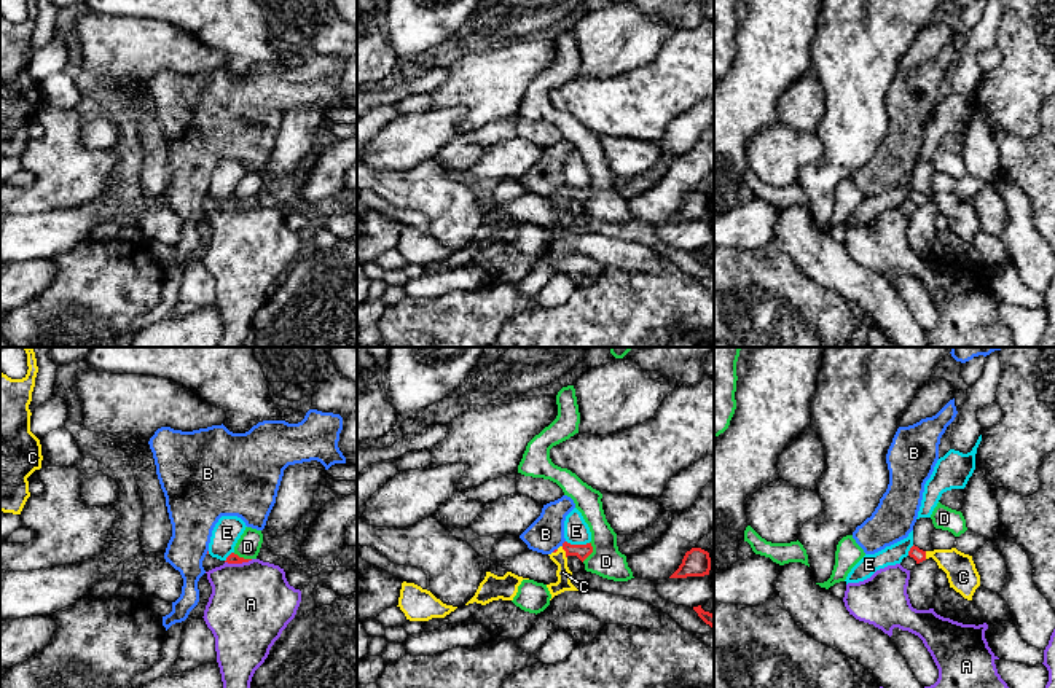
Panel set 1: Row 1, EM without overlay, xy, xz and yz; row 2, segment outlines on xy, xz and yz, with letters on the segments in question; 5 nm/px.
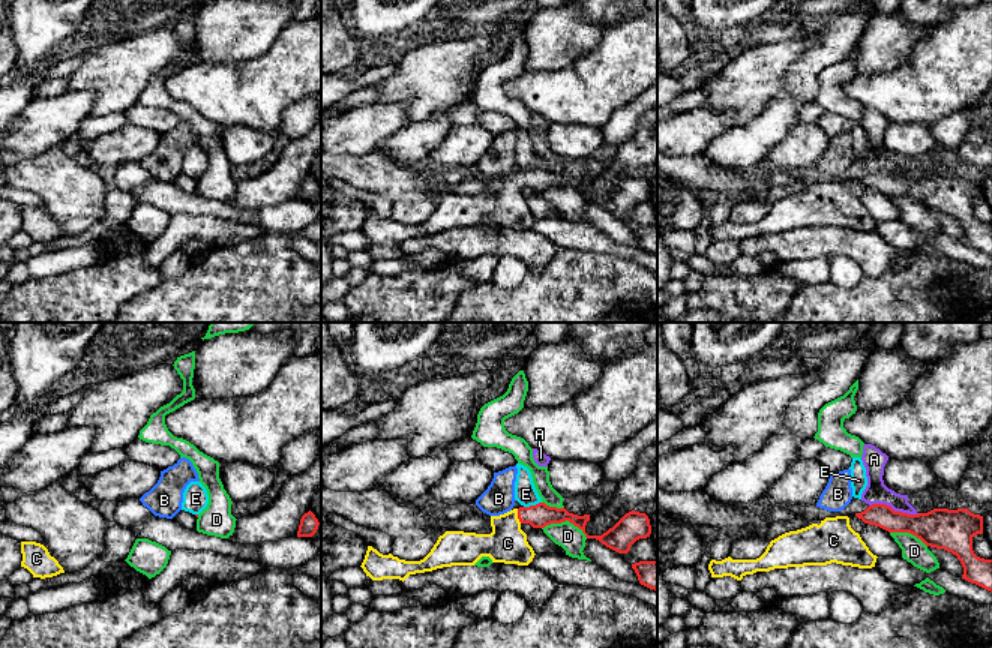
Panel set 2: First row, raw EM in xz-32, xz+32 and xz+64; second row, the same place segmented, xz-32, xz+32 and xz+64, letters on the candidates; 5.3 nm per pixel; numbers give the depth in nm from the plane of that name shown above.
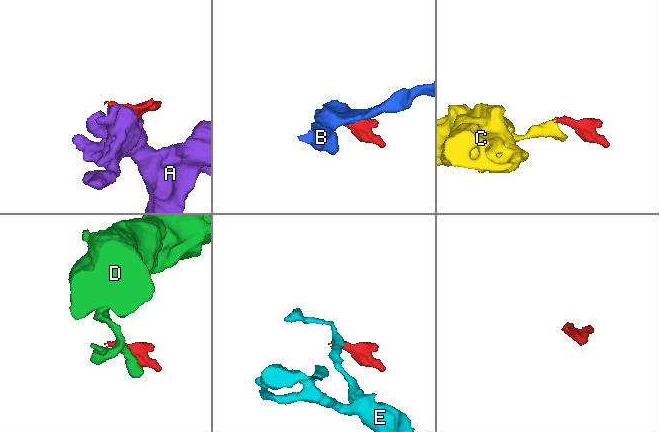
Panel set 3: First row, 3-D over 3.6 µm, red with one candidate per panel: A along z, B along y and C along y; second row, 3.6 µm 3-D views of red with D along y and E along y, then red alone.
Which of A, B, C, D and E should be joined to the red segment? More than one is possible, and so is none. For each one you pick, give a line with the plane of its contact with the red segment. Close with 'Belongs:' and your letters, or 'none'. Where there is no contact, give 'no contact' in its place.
C: xz
Belongs: C

